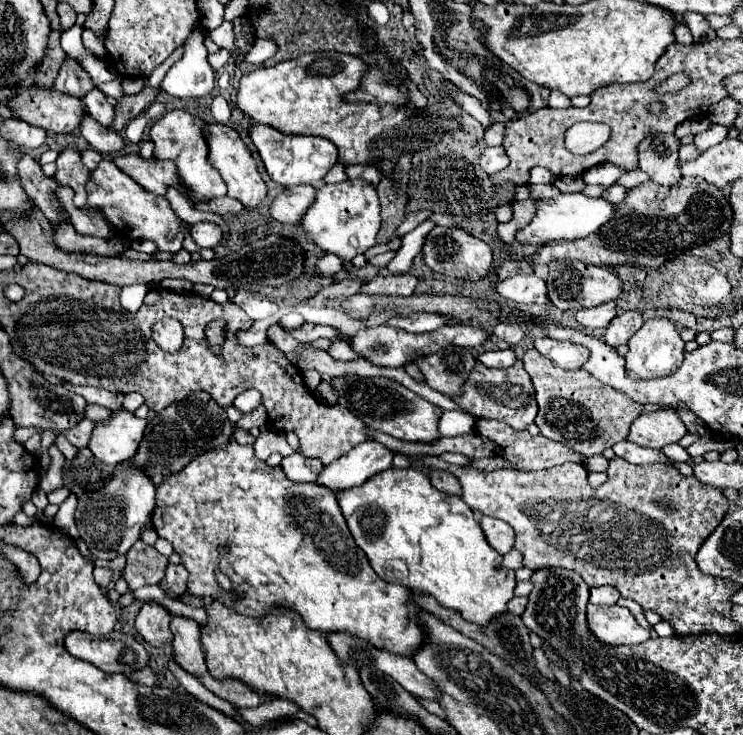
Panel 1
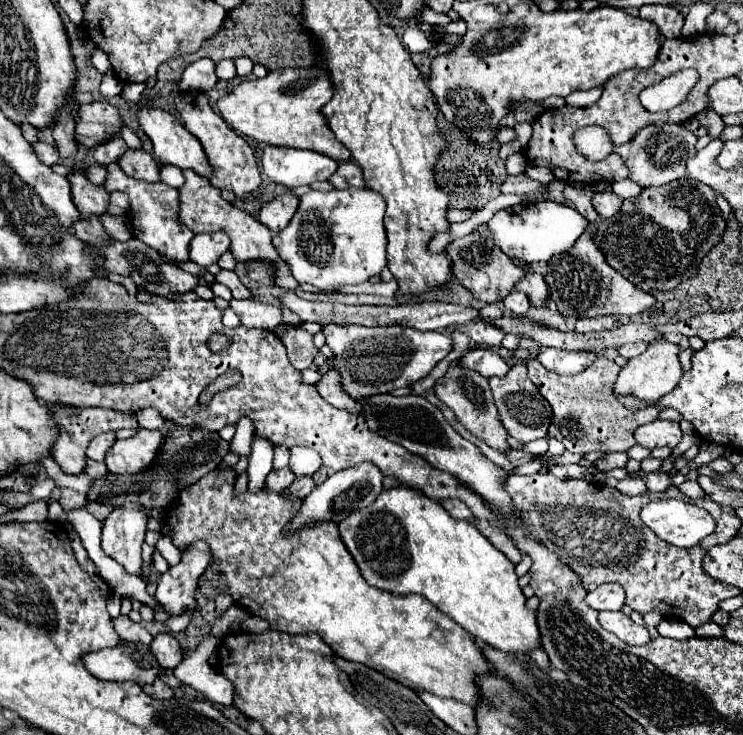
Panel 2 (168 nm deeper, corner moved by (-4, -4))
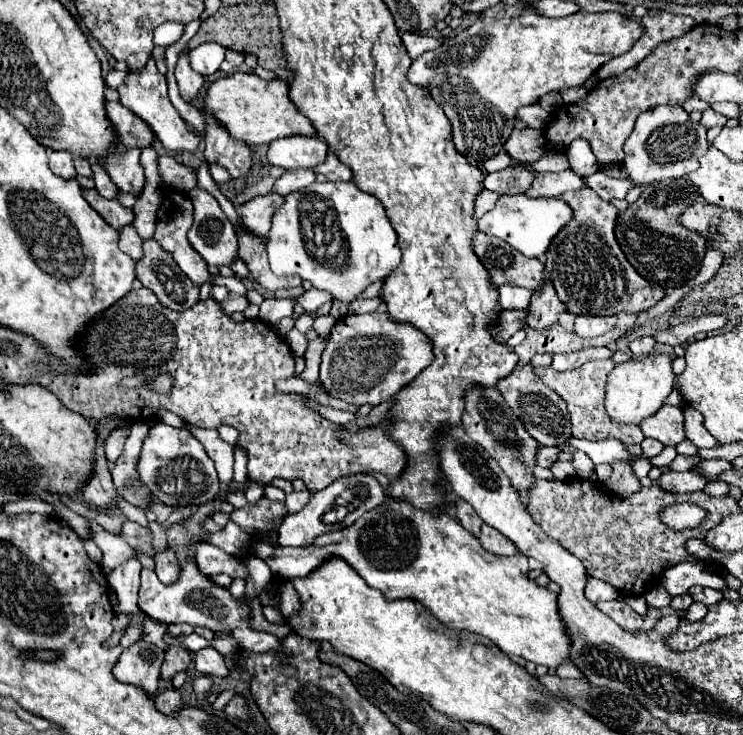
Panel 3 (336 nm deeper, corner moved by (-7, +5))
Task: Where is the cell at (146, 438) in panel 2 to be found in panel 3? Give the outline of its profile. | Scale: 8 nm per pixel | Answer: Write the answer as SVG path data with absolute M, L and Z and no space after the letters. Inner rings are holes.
M158 423L150 429L148 437L142 443L142 453L136 463L136 471L140 481L150 487L152 495L170 507L180 507L188 503L200 505L216 497L218 493L218 475L214 469L214 461L206 455L200 441L194 439L192 433L188 433L186 429L176 429L166 423Z

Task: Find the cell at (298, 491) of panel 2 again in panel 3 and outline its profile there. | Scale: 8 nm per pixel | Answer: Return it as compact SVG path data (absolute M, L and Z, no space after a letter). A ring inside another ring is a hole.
M304 489L304 491L292 491L286 495L286 507L288 507L288 513L296 513L304 507L304 503L308 503L310 499L310 491Z

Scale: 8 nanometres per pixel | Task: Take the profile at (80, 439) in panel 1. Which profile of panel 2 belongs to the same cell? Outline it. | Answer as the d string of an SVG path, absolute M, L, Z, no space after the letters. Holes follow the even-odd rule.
M105 432L105 434L99 434L97 438L91 440L89 448L87 448L87 456L91 460L97 460L97 462L103 462L105 460L105 454L109 452L109 446L113 446L113 442L117 440L115 432Z

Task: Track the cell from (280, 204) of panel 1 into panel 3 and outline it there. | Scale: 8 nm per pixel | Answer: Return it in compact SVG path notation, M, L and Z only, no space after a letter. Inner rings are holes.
M268 193L264 197L256 197L252 201L246 201L242 205L240 221L244 227L248 227L256 235L268 235L268 229L272 225L272 215L284 205L284 197L278 193Z

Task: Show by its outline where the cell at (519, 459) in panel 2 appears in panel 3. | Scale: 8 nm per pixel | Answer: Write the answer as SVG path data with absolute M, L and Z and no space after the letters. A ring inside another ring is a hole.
M538 447L536 453L536 463L540 467L550 467L558 459L558 451L554 447Z

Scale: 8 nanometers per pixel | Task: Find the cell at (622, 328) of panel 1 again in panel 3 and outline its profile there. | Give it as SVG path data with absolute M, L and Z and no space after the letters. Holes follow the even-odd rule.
M638 337L638 339L634 339L634 341L628 343L628 349L632 351L634 357L644 357L644 355L648 355L648 353L654 351L654 343L656 341L652 337Z

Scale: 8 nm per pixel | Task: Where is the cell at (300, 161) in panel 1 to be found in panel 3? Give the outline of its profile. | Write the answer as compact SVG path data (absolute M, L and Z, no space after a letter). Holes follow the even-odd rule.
M284 137L268 145L268 163L286 171L314 169L326 161L328 145L320 137Z

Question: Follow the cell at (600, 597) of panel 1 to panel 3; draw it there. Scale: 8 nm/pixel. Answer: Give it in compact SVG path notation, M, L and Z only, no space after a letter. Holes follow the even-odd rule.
M588 579L588 585L584 589L586 597L592 601L592 603L598 603L598 601L612 601L612 599L618 599L620 593L614 585L610 583L604 583L600 579Z

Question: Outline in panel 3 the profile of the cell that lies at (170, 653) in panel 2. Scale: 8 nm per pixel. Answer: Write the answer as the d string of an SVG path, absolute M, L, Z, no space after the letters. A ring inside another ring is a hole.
M168 645L164 665L162 665L162 677L172 679L176 673L186 671L190 661L192 661L192 655L188 649L184 649L182 645Z

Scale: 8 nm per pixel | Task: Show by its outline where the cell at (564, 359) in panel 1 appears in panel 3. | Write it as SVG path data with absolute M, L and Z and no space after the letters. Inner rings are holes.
M574 351L574 353L558 353L552 355L552 367L556 371L566 371L566 369L574 369L580 367L586 361L586 351Z

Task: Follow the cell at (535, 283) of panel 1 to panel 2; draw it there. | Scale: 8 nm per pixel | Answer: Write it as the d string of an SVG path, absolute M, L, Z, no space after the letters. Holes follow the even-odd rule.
M513 290L505 300L503 300L503 306L513 314L513 316L523 316L527 310L529 310L529 298L525 298L525 294Z

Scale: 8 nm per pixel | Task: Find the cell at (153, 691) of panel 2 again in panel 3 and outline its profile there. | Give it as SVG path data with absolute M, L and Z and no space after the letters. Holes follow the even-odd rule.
M170 687L170 689L164 689L164 691L156 693L154 695L154 703L156 703L158 711L170 715L170 713L174 713L174 711L178 711L182 707L182 697L180 697L178 689Z

